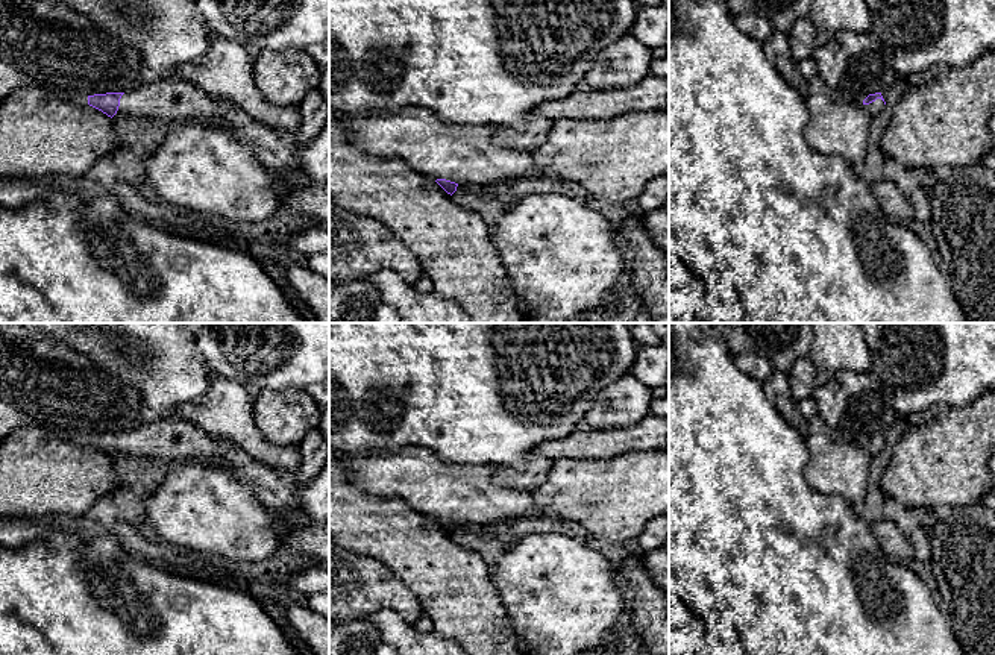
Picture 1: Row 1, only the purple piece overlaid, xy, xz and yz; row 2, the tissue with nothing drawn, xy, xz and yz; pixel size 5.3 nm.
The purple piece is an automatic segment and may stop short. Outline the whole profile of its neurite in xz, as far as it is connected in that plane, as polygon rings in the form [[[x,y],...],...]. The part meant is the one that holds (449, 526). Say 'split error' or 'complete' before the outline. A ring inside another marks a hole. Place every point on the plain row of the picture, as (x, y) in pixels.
split error; [[[520,517],[508,522],[498,522],[491,525],[458,525],[446,519],[435,520],[447,534],[457,529],[491,537],[499,543],[510,546],[519,538],[532,534],[567,534],[582,541],[589,540],[589,532],[578,522],[555,517]]]

